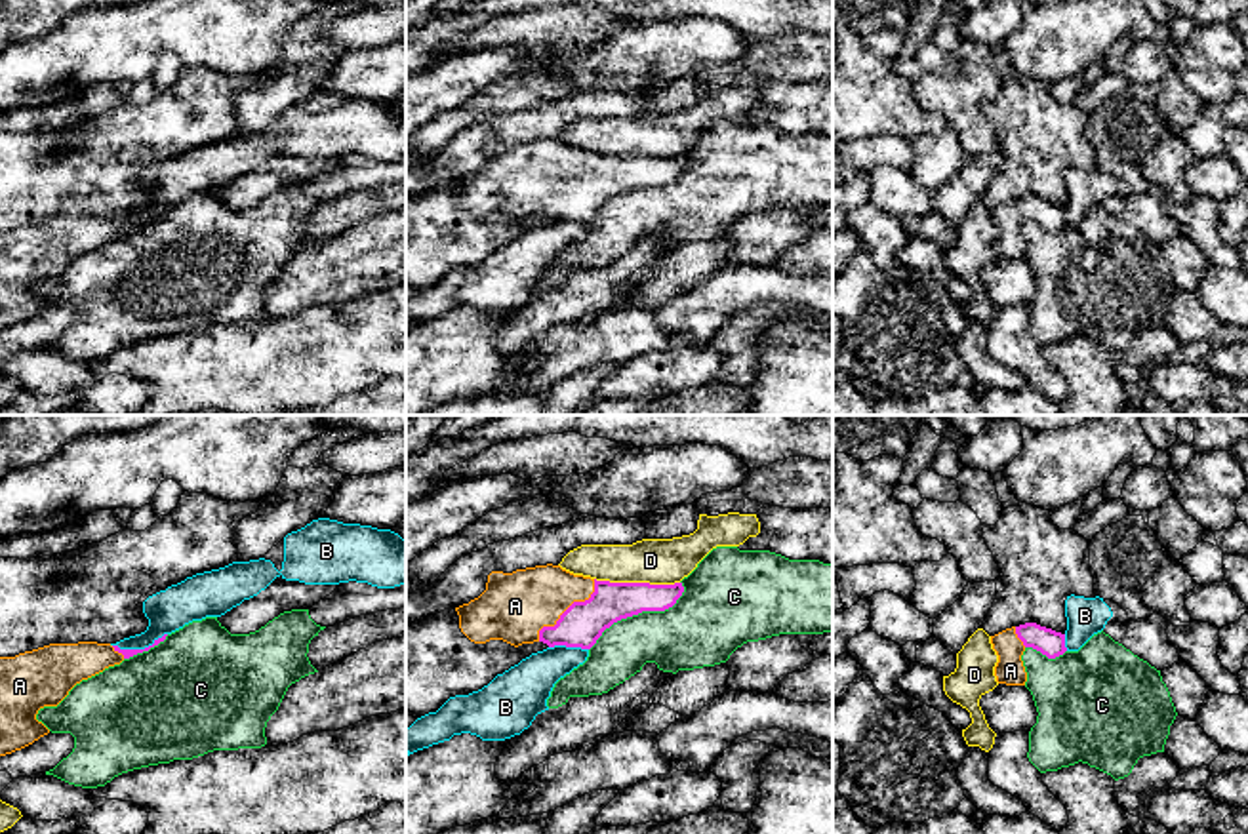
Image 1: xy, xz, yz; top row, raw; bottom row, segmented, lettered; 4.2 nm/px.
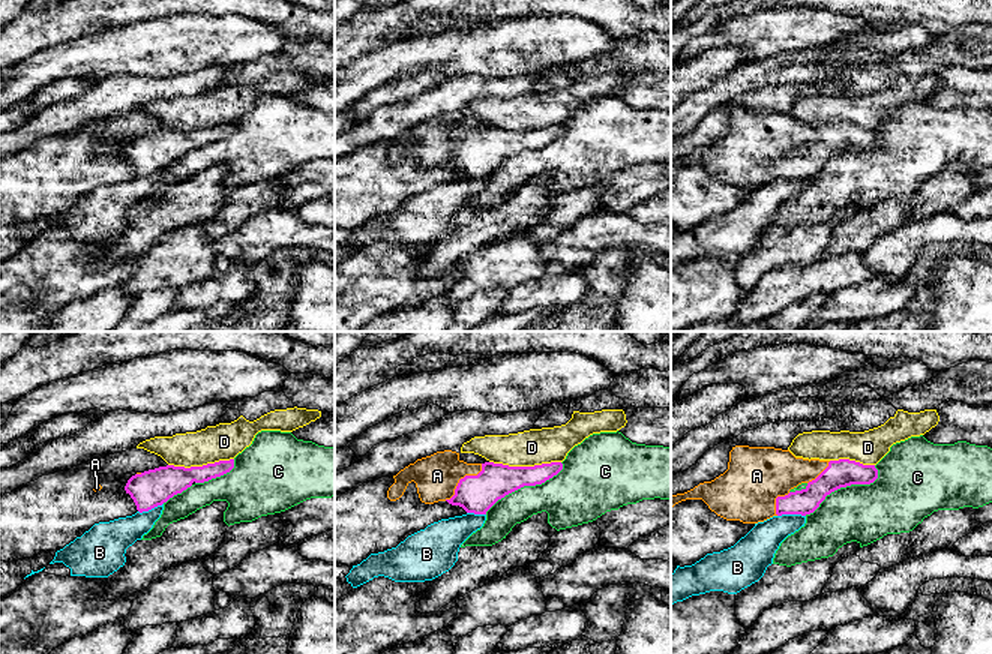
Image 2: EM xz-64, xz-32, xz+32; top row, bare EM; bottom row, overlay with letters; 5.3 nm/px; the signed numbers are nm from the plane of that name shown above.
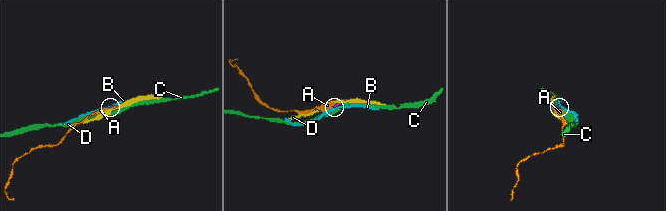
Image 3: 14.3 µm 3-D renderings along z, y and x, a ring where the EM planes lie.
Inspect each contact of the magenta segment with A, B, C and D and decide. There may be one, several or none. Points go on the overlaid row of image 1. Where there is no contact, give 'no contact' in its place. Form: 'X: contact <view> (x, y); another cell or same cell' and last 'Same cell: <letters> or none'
A: contact xz (566, 610); same cell
B: contact xy (140, 650); another cell
C: contact xz (639, 612); another cell
D: contact xz (637, 583); another cell
Same cell: A

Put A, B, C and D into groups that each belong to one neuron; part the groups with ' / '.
A / B / C / D

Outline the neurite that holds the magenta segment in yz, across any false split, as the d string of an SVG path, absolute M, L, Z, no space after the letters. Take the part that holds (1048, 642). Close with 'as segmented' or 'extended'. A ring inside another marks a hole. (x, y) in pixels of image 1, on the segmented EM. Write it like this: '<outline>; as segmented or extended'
M1037 623L1006 628L991 636L991 644L998 655L995 666L996 682L1006 685L1025 685L1027 672L1021 655L1027 647L1040 651L1048 659L1056 659L1067 651L1065 634Z; extended

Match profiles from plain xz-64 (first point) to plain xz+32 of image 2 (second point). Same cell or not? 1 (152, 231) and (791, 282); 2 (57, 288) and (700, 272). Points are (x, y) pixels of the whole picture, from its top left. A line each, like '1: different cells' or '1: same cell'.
1: different cells
2: same cell

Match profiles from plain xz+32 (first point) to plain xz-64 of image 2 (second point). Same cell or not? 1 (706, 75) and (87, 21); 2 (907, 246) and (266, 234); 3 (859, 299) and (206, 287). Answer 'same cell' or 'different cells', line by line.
1: different cells
2: same cell
3: same cell

